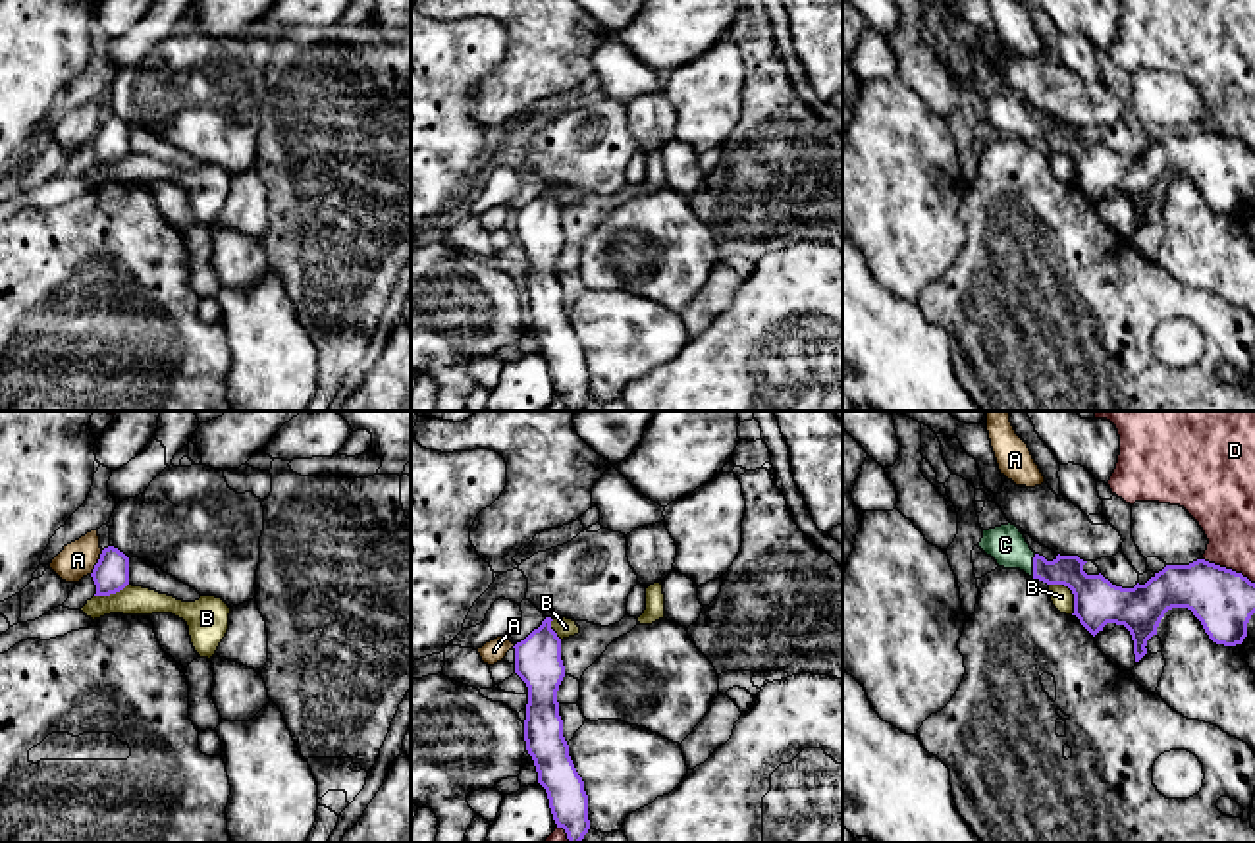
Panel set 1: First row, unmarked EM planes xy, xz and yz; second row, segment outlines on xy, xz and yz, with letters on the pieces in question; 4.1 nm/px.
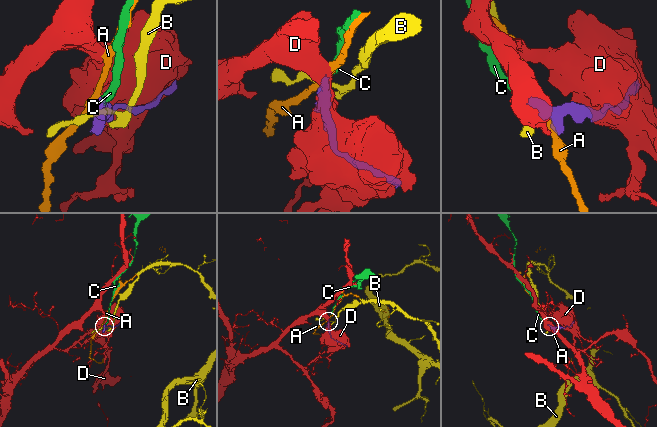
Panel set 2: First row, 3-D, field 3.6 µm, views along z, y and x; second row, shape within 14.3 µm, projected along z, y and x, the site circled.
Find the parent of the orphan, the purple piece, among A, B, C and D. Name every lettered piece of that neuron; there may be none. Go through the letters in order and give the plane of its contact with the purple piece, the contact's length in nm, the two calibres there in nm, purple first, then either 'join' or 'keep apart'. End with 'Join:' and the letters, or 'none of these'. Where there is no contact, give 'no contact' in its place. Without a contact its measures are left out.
A: meets purple in xy; contact 120 nm long; 150 nm thick on the purple side, 150 nm on the other; keep apart
B: meets purple in yz; contact 170 nm long; 190 nm thick on the purple side, 90 nm on the other; keep apart
C: meets purple in yz; contact 100 nm long; 130 nm thick on the purple side, 160 nm on the other; join
D: meets purple in yz; contact 240 nm long; 260 nm thick on the purple side, 240 nm on the other; keep apart
Join: C

